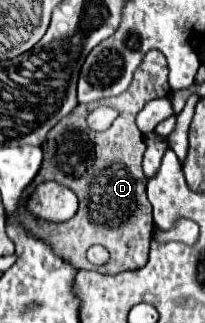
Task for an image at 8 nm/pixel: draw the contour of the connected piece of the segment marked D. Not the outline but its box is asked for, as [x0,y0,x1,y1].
[21,50,169,274]

